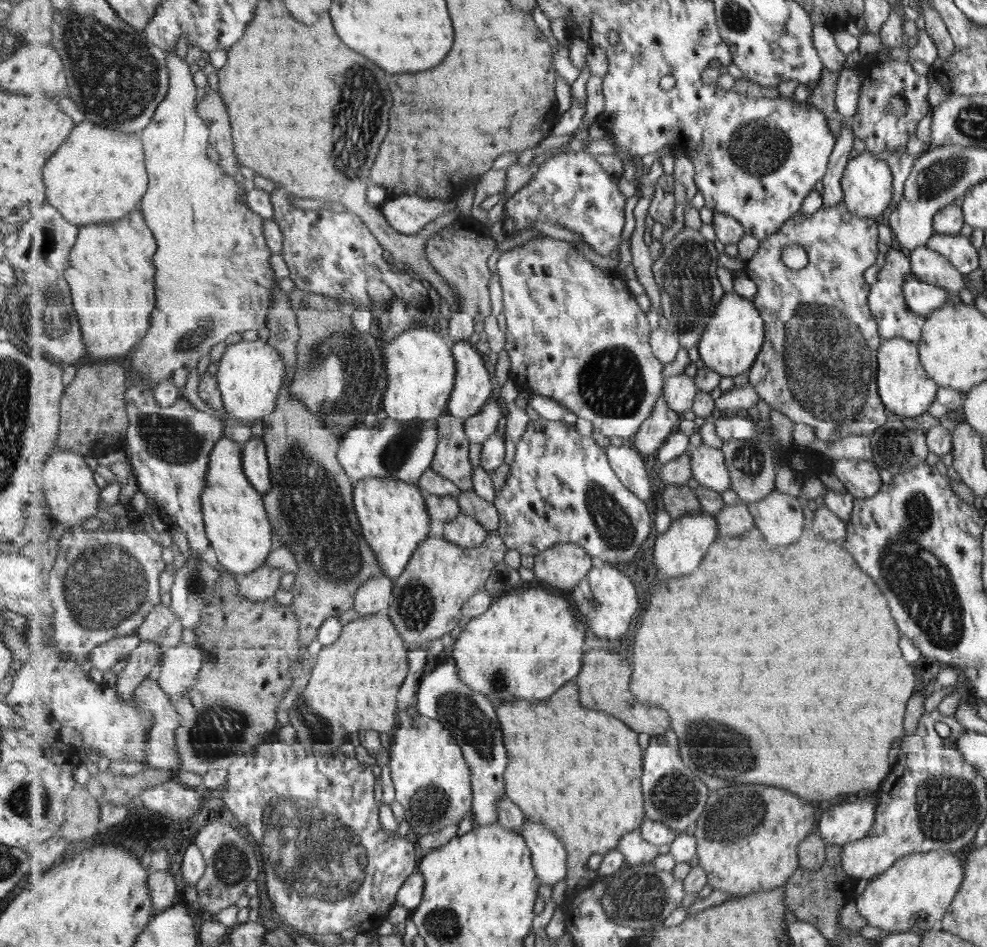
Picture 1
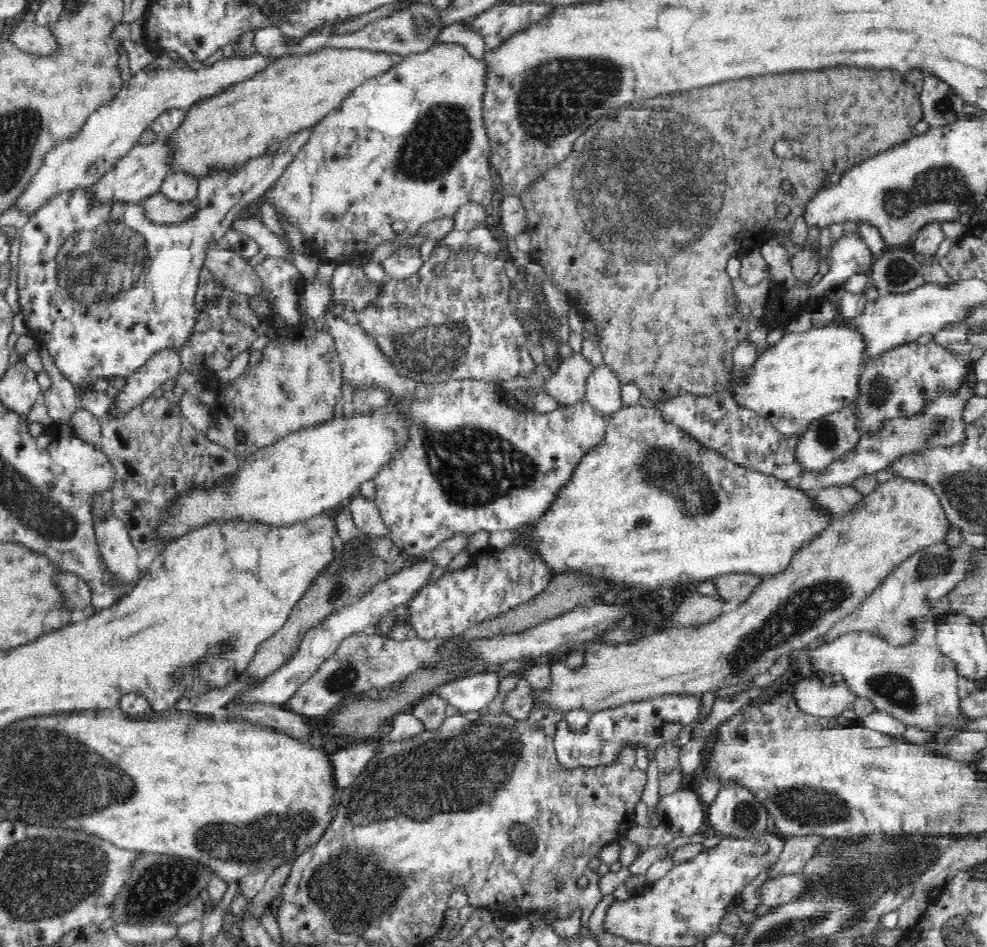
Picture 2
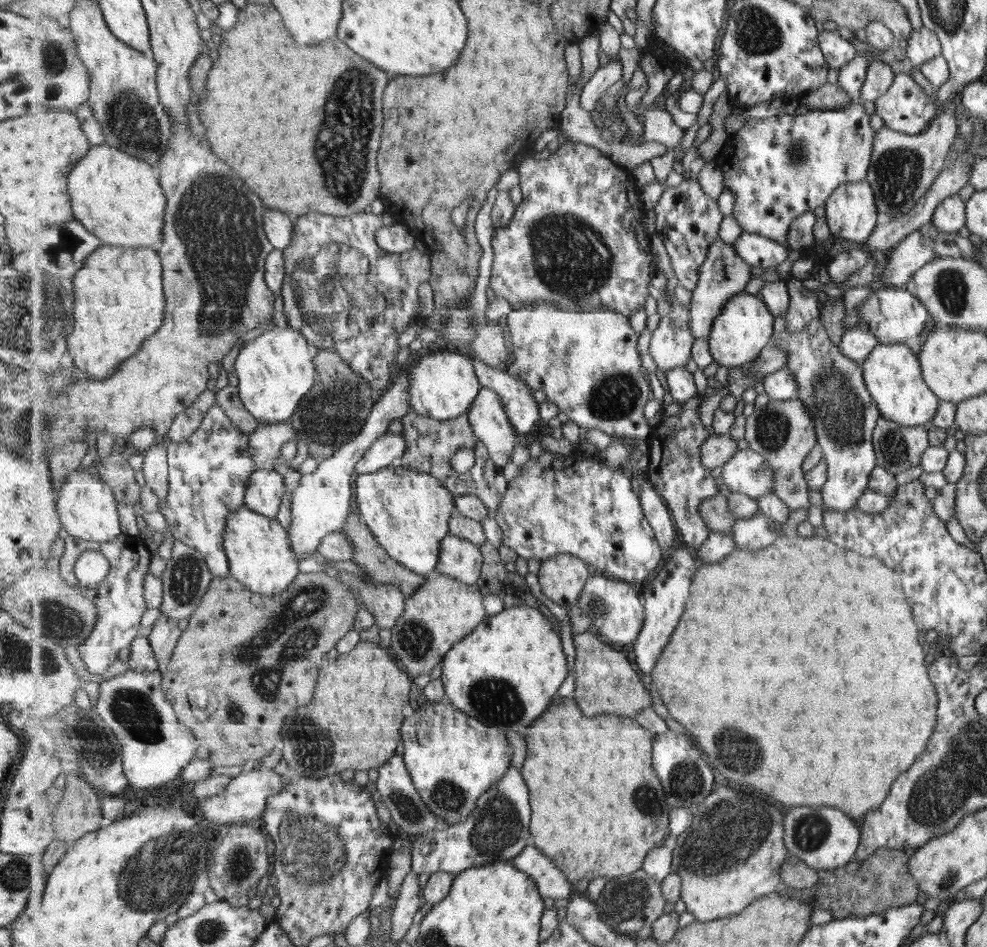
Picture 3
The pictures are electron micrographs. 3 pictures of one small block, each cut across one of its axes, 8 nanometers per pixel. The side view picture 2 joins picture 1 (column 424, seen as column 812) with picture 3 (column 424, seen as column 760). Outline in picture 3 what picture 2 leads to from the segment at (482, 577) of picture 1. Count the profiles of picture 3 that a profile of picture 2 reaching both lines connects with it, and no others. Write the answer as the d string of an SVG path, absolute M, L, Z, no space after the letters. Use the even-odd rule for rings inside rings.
M439 573L435 579L426 580L407 598L405 610L393 628L390 649L412 678L421 674L429 675L446 654L488 615L484 594L478 584L468 585L443 573Z

